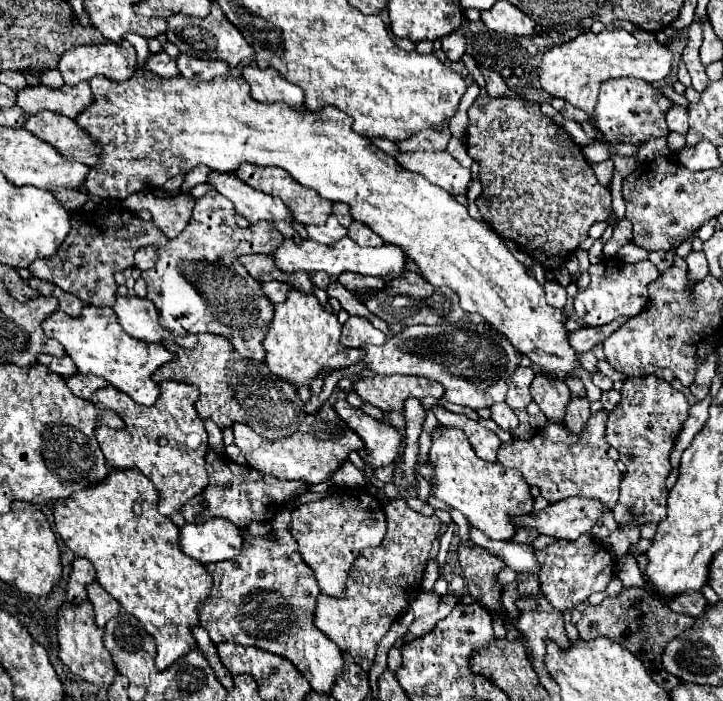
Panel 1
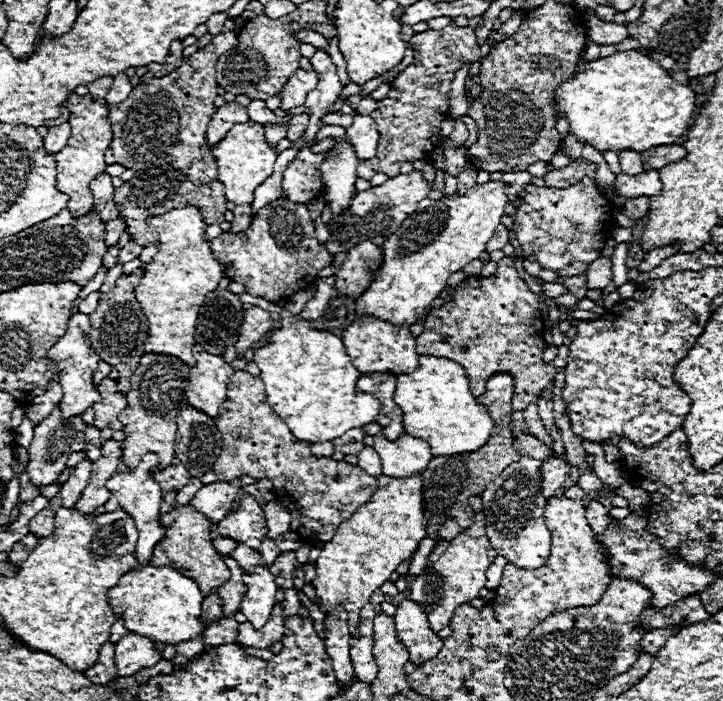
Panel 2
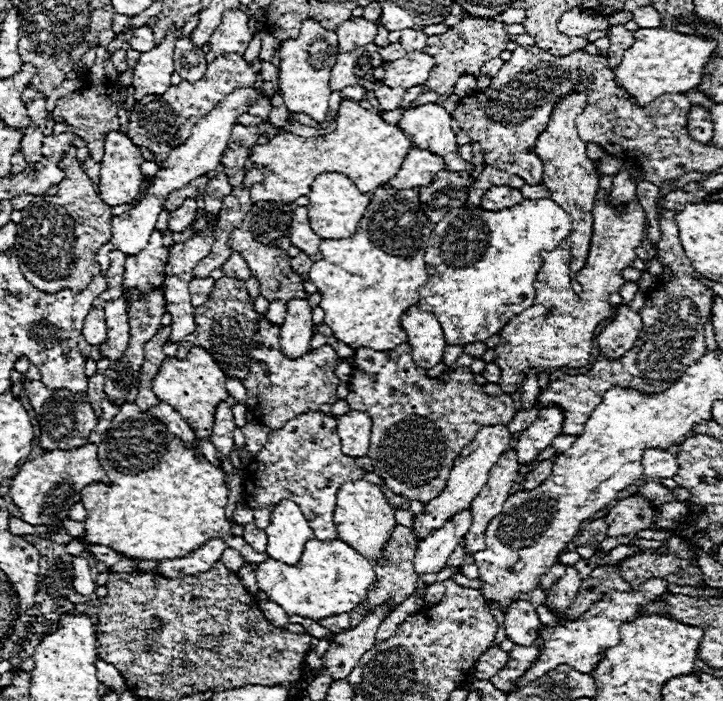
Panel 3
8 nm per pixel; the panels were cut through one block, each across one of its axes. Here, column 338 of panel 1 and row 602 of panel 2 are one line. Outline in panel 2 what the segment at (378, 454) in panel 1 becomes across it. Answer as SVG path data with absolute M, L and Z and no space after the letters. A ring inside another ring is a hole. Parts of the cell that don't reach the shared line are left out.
M404 598L398 604L394 620L398 628L398 638L408 648L410 662L420 664L422 660L434 658L442 650L444 640L432 630L424 608L420 604L414 604L414 600Z

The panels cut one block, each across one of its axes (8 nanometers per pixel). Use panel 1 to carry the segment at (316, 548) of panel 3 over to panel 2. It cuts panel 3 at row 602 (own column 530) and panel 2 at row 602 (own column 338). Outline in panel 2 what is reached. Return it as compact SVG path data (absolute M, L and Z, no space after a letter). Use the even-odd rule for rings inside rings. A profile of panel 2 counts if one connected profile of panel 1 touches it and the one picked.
M142 566L136 570L126 572L118 580L114 588L108 592L110 606L114 614L120 616L130 632L146 636L154 642L170 642L178 644L184 640L192 640L194 636L206 630L202 616L202 600L204 594L200 592L198 584L186 576L182 576L174 568L162 566Z

